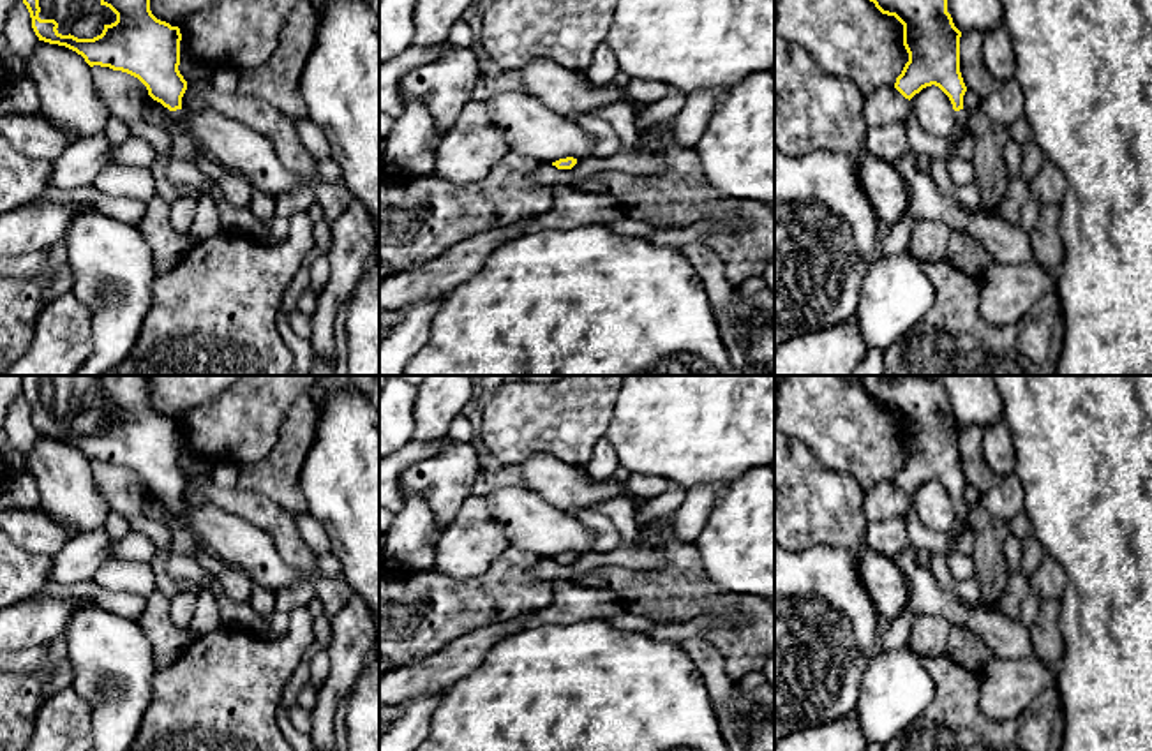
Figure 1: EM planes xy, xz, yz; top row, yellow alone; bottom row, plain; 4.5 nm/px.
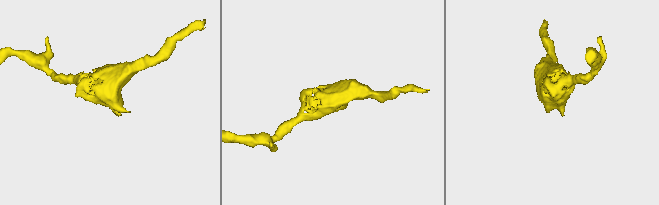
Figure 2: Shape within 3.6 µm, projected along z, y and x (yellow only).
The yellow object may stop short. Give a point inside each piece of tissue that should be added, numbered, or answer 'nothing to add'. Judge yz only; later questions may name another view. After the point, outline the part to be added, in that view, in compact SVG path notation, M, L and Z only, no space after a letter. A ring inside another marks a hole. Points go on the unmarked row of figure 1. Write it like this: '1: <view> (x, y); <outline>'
1: yz (962, 512); M963 502L960 506L954 506L954 511L956 511L956 524L963 527L969 525L969 506Z

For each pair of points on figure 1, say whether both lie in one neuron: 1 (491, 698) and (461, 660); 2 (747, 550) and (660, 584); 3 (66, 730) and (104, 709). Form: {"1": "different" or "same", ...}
{"1": "different", "2": "different", "3": "different"}

